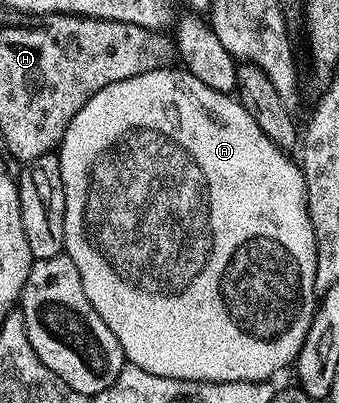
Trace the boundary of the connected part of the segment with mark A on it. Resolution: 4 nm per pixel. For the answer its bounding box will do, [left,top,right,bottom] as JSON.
[56,66,316,382]

